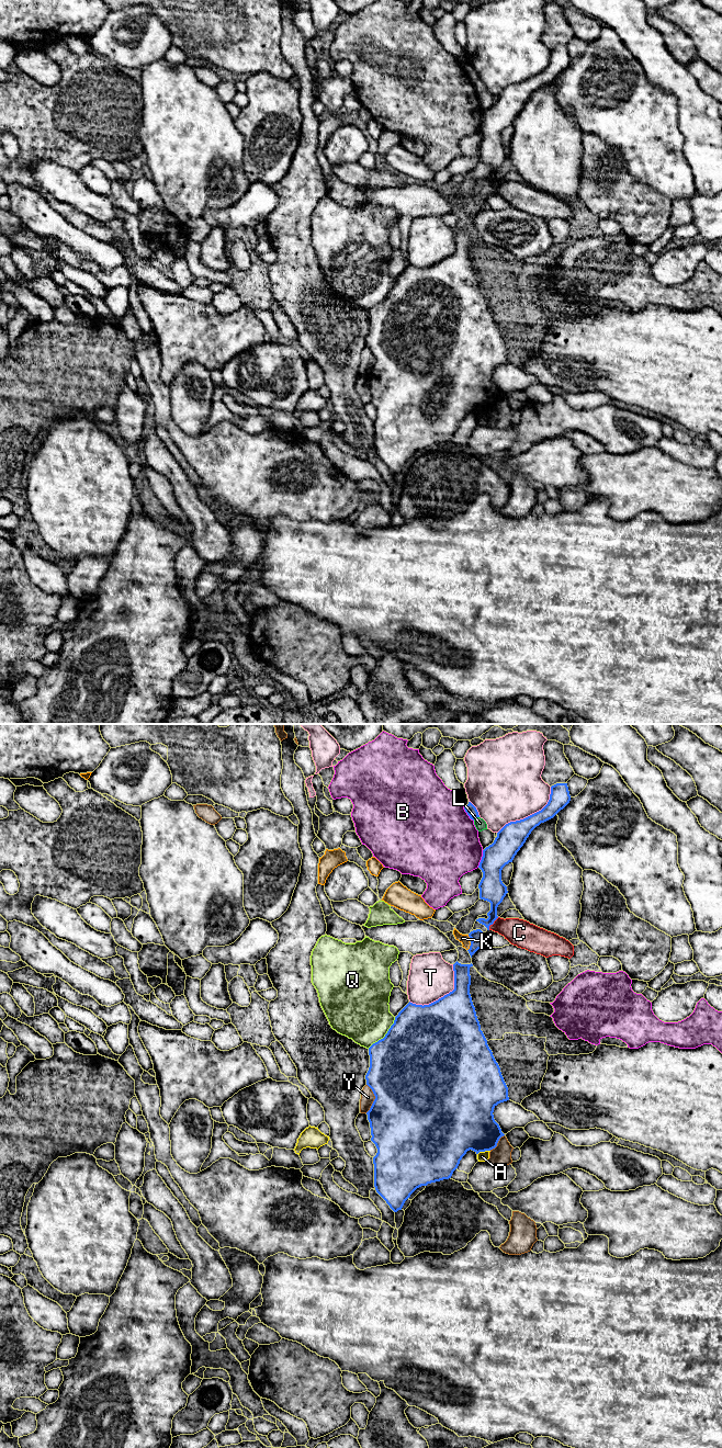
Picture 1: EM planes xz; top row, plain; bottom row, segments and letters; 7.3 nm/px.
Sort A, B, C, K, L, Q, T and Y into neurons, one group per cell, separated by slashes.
A / B / C / K / L / Q / T / Y

